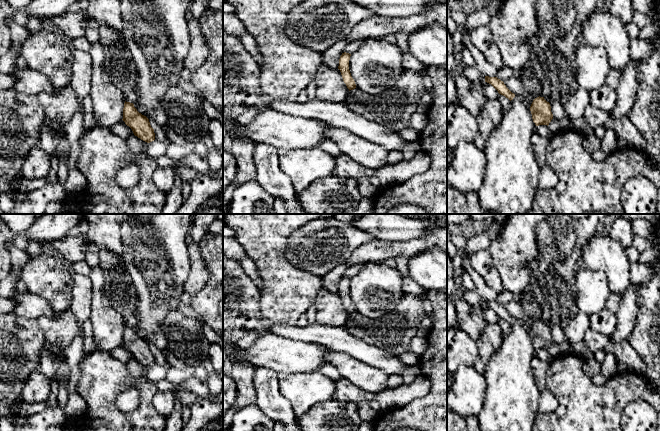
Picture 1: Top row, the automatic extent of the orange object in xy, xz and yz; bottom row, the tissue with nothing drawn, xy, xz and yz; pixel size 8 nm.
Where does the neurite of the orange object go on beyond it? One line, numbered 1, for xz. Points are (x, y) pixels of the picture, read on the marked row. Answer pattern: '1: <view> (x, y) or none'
1: none

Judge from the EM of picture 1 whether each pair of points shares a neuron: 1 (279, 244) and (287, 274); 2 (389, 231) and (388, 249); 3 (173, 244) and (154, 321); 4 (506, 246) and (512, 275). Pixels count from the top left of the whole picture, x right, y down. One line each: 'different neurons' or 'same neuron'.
1: same neuron
2: different neurons
3: same neuron
4: same neuron

